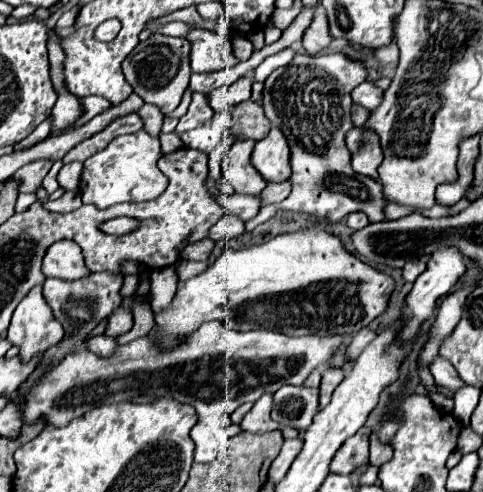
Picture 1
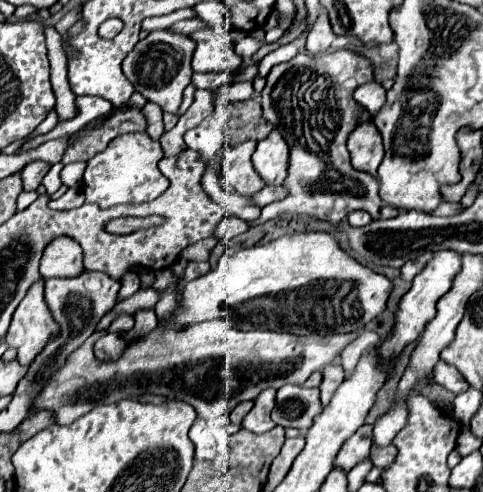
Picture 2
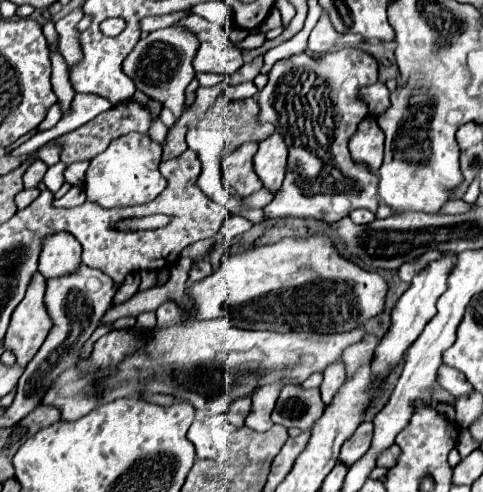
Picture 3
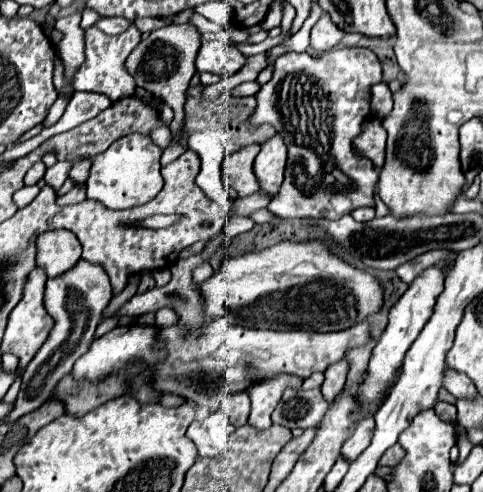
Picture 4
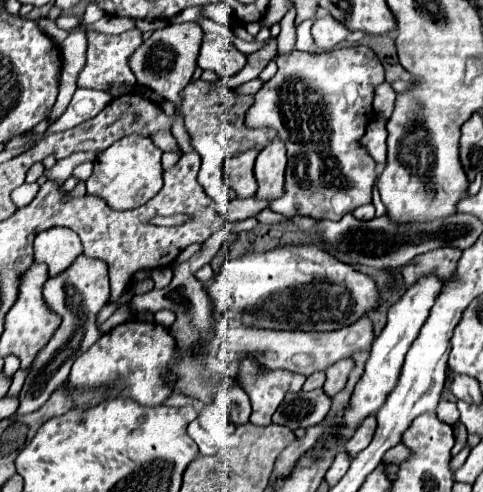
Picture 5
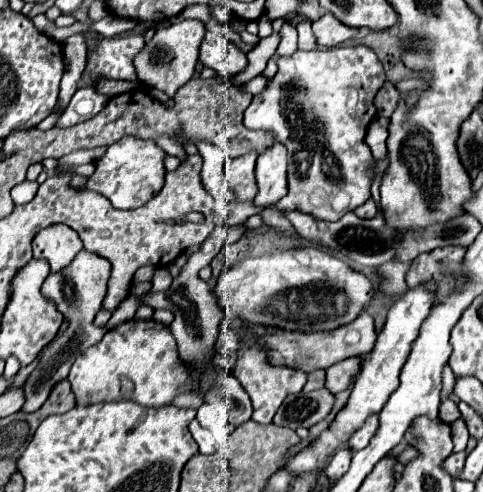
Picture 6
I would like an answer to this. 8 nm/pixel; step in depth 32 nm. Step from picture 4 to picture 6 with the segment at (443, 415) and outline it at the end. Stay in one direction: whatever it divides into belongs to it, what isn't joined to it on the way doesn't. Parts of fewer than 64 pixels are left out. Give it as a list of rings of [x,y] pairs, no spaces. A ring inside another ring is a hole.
[[[446,401],[445,413],[443,413],[443,415],[442,415],[442,402],[440,403],[439,415],[440,415],[440,419],[441,420],[443,419],[443,421],[447,424],[451,424],[461,416],[457,405],[454,404],[454,402],[452,401],[449,401],[449,404],[448,404],[448,401]]]

